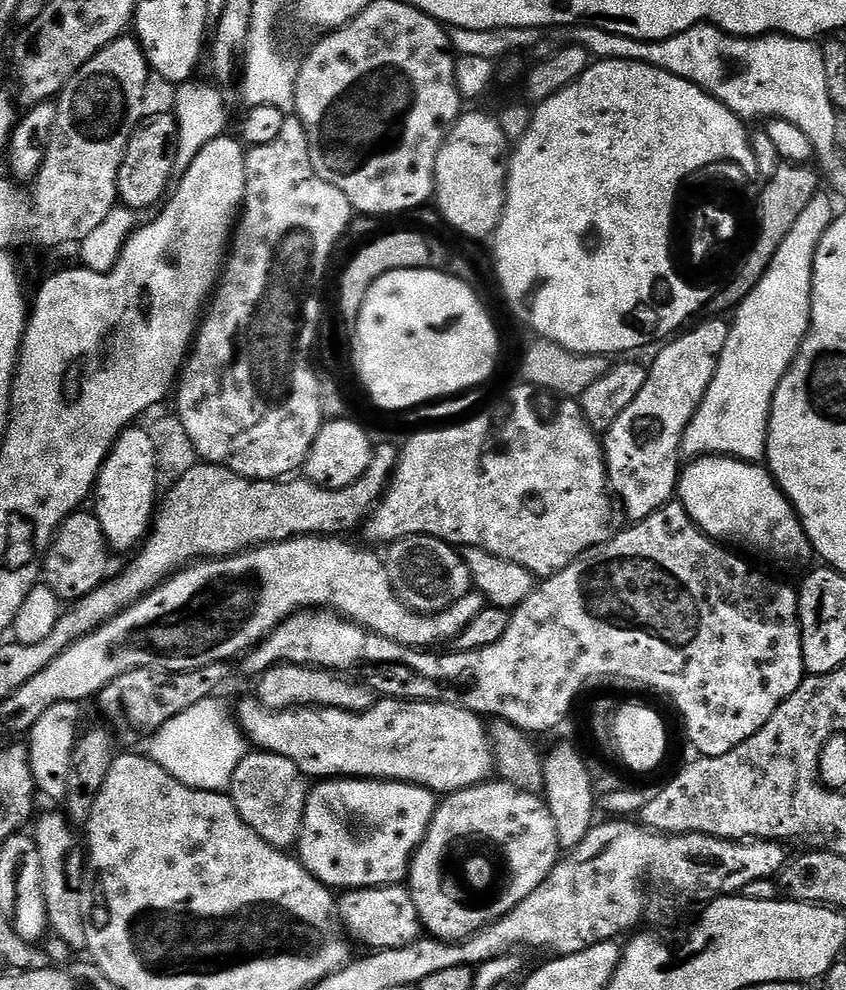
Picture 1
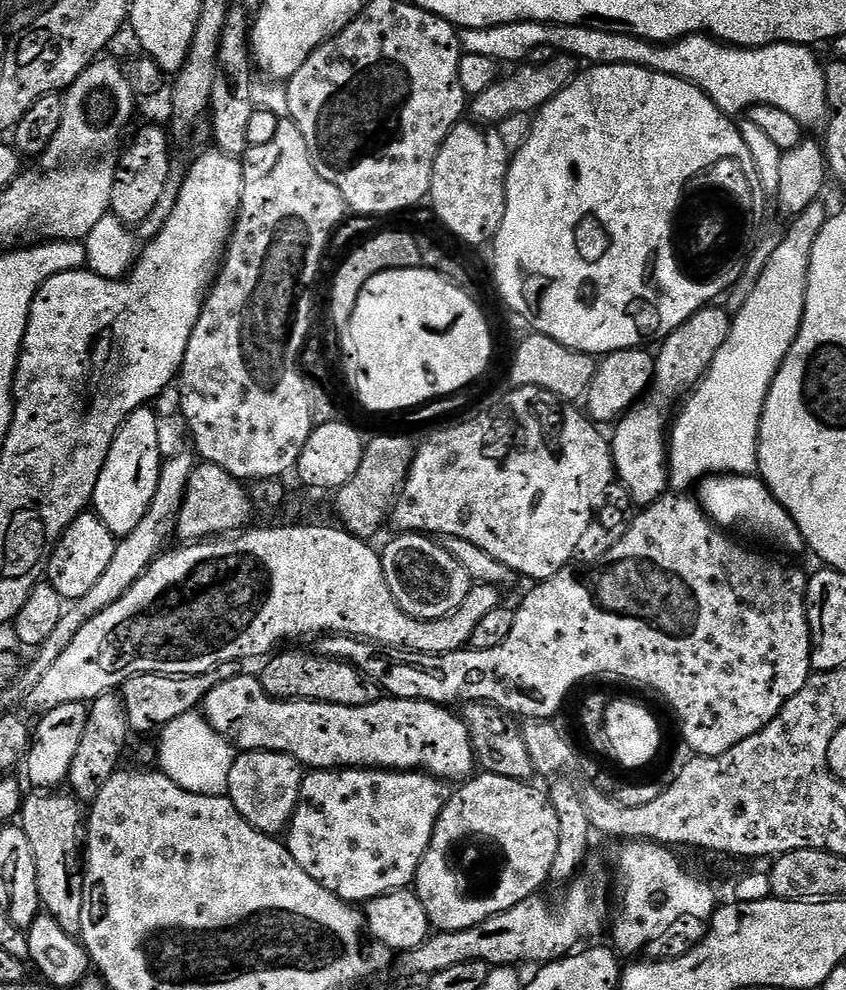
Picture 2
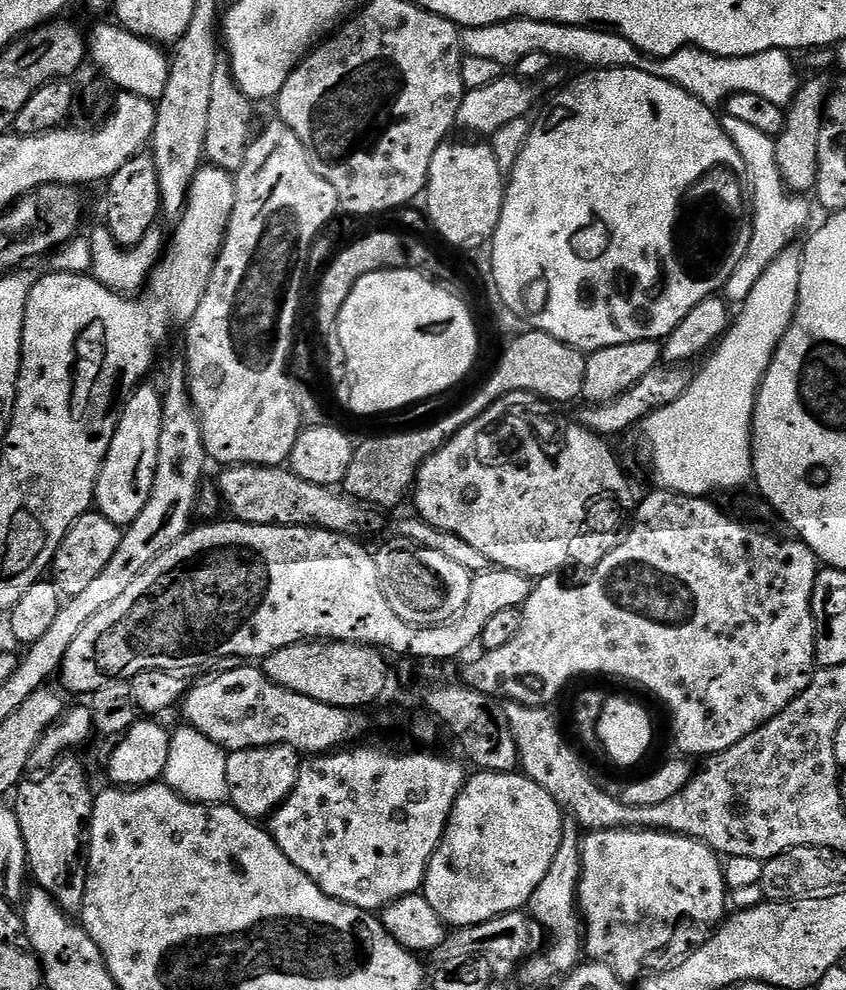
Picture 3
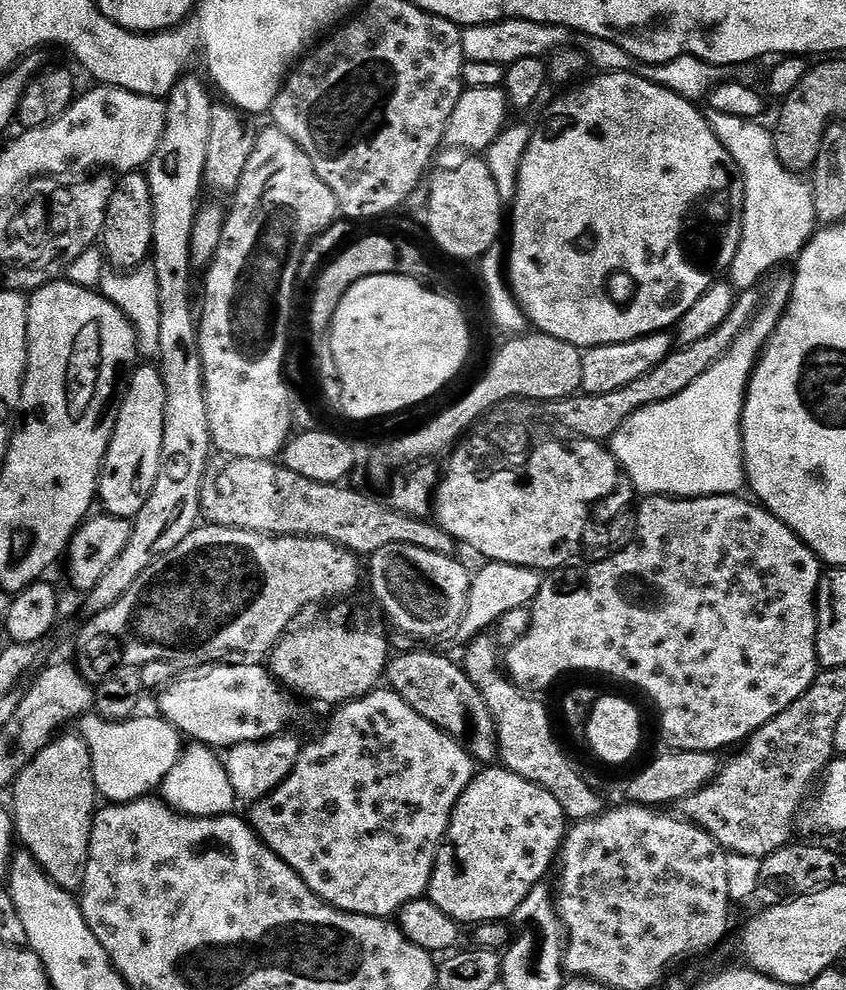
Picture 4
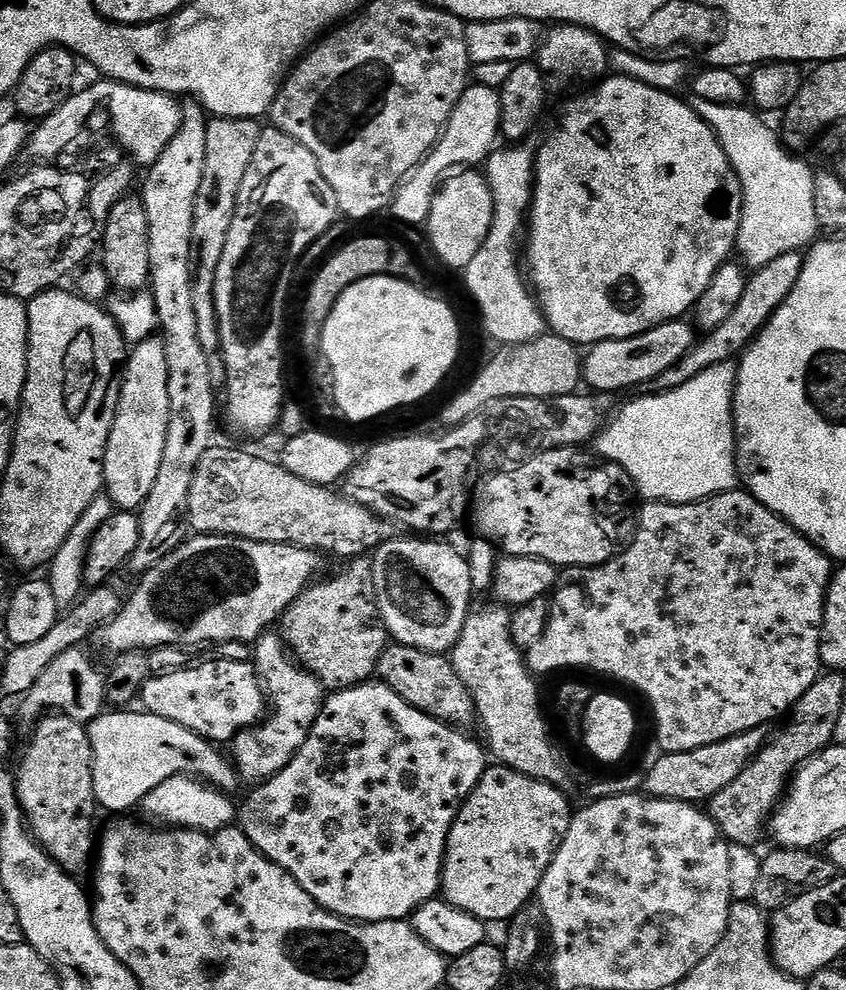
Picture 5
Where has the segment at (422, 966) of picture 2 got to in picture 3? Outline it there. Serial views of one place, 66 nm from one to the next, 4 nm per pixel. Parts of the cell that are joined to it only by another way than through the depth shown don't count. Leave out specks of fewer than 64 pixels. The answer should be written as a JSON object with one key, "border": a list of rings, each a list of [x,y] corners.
{"border":[[[527,911],[507,912],[493,920],[449,931],[442,946],[436,948],[434,956],[435,959],[444,960],[440,962],[448,966],[455,966],[461,960],[473,960],[475,956],[485,956],[486,959],[493,962],[505,960],[506,963],[515,965],[539,952],[545,940],[545,933]]]}

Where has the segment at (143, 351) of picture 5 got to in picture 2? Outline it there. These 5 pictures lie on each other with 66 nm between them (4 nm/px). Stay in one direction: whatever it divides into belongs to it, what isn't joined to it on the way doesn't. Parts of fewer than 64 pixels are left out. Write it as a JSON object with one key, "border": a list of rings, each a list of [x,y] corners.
{"border":[[[145,406],[126,418],[110,446],[110,454],[106,454],[102,474],[98,474],[98,486],[94,486],[91,507],[117,538],[134,534],[138,522],[146,518],[150,502],[154,502],[154,490],[158,490],[162,463],[160,424],[152,410]]]}

